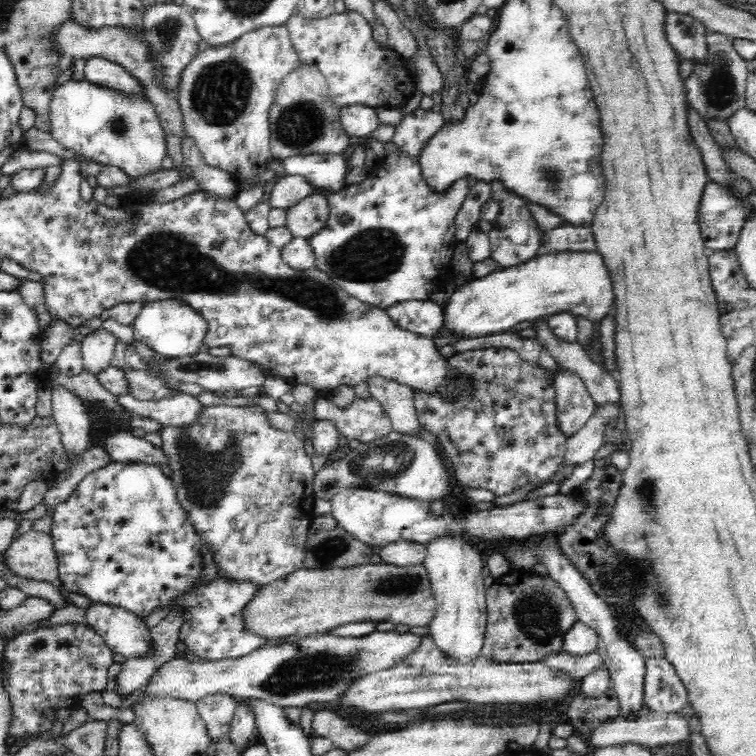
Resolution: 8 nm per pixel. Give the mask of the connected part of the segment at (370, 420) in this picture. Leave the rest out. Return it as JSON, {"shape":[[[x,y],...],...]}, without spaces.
{"shape":[[[317,397],[314,400],[314,416],[317,421],[330,420],[342,436],[348,440],[358,439],[361,443],[372,442],[392,431],[385,410],[374,397],[368,400],[356,397],[346,410],[340,410],[330,399]]]}

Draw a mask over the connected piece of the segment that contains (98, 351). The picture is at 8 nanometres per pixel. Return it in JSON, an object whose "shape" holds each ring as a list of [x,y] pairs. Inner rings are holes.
{"shape":[[[102,327],[88,334],[81,342],[83,369],[95,375],[104,372],[114,357],[117,342],[118,340]]]}

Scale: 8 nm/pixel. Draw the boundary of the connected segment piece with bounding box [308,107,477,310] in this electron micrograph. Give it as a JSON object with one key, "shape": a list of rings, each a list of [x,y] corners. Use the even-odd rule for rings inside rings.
{"shape":[[[420,107],[404,115],[391,140],[399,149],[371,166],[367,177],[360,183],[346,184],[342,190],[327,195],[329,215],[326,226],[308,238],[315,256],[315,268],[326,273],[334,284],[362,303],[386,310],[408,300],[429,300],[430,294],[444,289],[453,276],[452,254],[459,244],[455,218],[477,180],[471,176],[462,178],[441,193],[428,187],[421,173],[419,156],[425,142],[444,123],[445,117],[441,113]],[[341,214],[347,214],[351,221],[341,223]]]}

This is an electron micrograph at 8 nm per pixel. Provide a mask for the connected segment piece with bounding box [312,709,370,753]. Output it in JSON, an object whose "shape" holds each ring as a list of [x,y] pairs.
{"shape":[[[322,709],[314,713],[312,736],[324,736],[330,738],[336,749],[342,749],[346,753],[360,750],[363,744],[370,738],[357,726],[346,722],[344,717],[333,711]]]}

